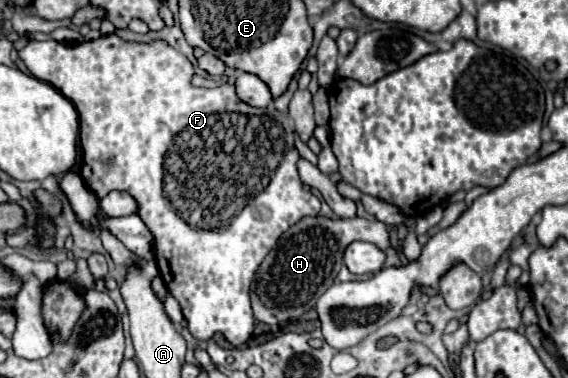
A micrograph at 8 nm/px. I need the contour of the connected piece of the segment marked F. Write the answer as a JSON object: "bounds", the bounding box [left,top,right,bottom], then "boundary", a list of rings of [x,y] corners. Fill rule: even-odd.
{"bounds":[19,33,321,347],"boundary":[[[115,33],[99,37],[95,41],[83,41],[83,43],[75,43],[75,45],[63,45],[57,41],[31,41],[27,47],[23,47],[19,51],[19,59],[27,65],[27,69],[33,77],[53,85],[55,89],[59,89],[61,95],[65,95],[75,105],[75,109],[79,113],[79,127],[81,127],[79,139],[81,139],[81,149],[83,149],[83,163],[81,163],[79,171],[81,171],[85,185],[97,197],[105,197],[109,189],[121,189],[121,191],[127,191],[137,201],[137,205],[139,205],[137,215],[143,219],[143,223],[147,225],[147,229],[151,231],[151,235],[155,239],[155,261],[157,261],[159,273],[161,273],[169,293],[181,305],[189,333],[197,341],[207,341],[215,333],[221,333],[235,347],[247,343],[249,337],[253,335],[253,327],[255,327],[255,317],[251,311],[250,301],[251,279],[253,279],[257,267],[261,265],[261,259],[267,255],[267,251],[273,247],[273,243],[277,243],[277,239],[293,223],[297,223],[301,217],[317,215],[321,209],[321,201],[317,199],[317,195],[303,191],[303,183],[301,183],[297,167],[295,167],[299,153],[293,143],[293,129],[289,125],[289,117],[281,115],[273,107],[257,109],[257,107],[249,107],[247,103],[241,103],[237,99],[235,87],[231,83],[223,83],[213,89],[193,87],[191,85],[191,77],[193,77],[191,63],[187,61],[185,55],[181,55],[173,47],[165,45],[163,41],[157,41],[153,45],[125,43]]]}

